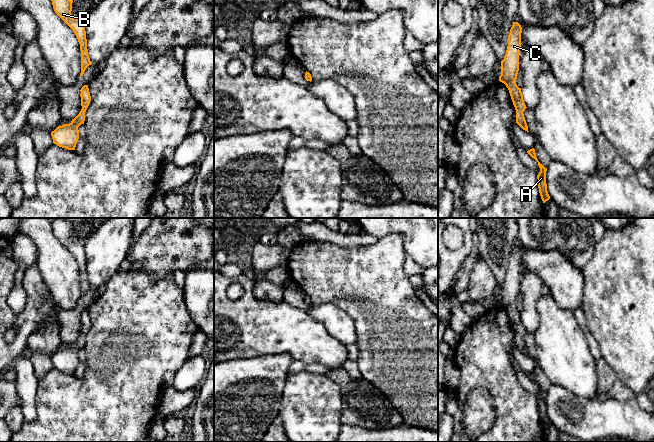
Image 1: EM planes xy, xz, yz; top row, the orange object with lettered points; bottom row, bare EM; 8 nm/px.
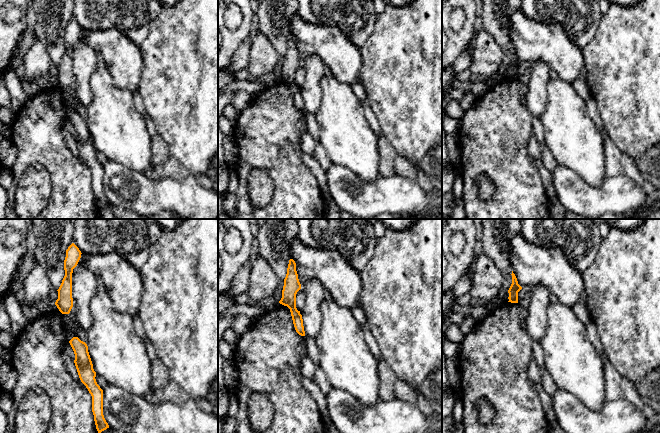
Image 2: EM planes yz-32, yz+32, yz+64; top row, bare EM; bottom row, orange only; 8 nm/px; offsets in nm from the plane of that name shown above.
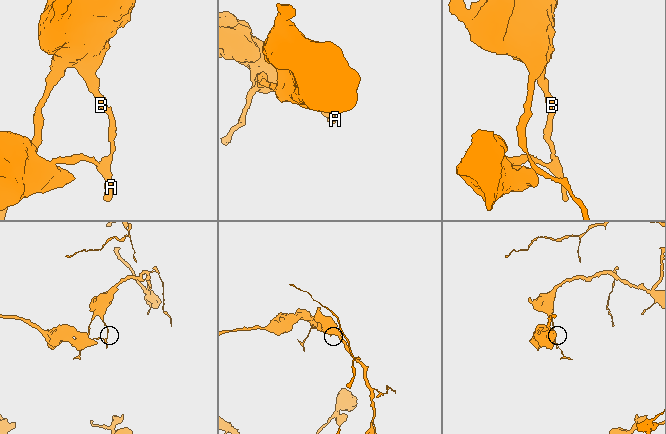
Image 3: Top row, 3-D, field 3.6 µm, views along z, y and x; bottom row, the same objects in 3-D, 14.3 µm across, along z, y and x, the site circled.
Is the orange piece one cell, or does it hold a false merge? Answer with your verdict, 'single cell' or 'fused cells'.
fused cells

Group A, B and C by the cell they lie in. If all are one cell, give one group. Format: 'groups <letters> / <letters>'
groups A / B C

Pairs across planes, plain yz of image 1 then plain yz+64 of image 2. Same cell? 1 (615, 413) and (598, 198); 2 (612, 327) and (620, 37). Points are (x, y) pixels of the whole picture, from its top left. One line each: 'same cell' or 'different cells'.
1: same cell
2: same cell

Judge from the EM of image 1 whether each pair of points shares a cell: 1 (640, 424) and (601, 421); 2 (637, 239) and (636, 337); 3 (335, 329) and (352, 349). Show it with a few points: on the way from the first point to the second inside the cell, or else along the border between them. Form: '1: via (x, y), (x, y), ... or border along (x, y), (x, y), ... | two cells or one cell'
1: via (630, 424), (625, 421), (611, 421) | one cell
2: via (635, 263), (637, 266), (637, 313) | one cell
3: border along (355, 343), (346, 345) | two cells

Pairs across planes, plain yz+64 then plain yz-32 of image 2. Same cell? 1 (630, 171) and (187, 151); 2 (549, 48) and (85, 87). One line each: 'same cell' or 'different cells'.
1: different cells
2: different cells

